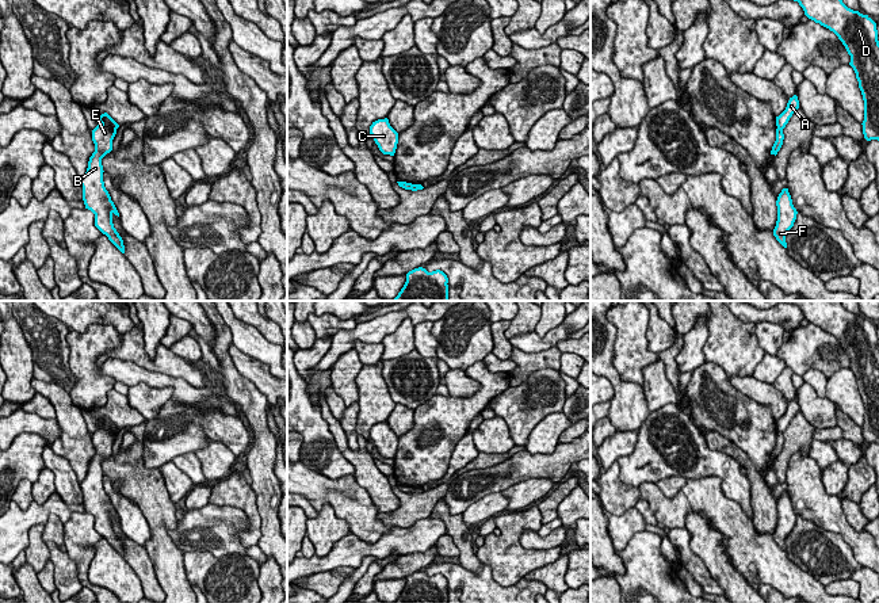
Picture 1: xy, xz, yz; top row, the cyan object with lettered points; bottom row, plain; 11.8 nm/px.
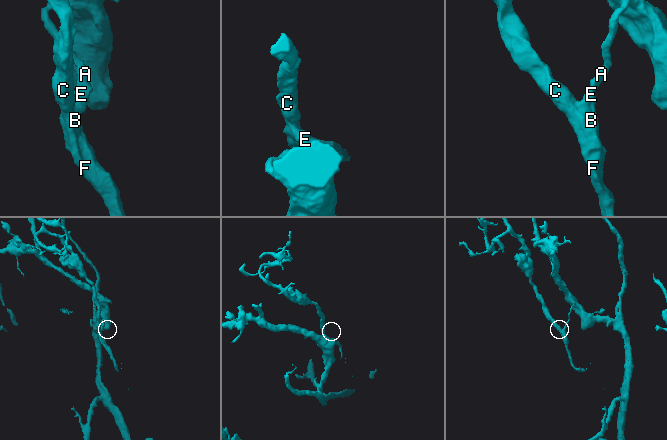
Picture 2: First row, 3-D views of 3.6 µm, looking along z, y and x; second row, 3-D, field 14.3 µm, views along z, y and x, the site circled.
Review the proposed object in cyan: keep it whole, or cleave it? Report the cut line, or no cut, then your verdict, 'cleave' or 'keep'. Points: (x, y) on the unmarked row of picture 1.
cut xy (102, 427), (115, 434); cleave

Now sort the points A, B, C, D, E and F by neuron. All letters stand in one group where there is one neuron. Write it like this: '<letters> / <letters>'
A D / B C E F

